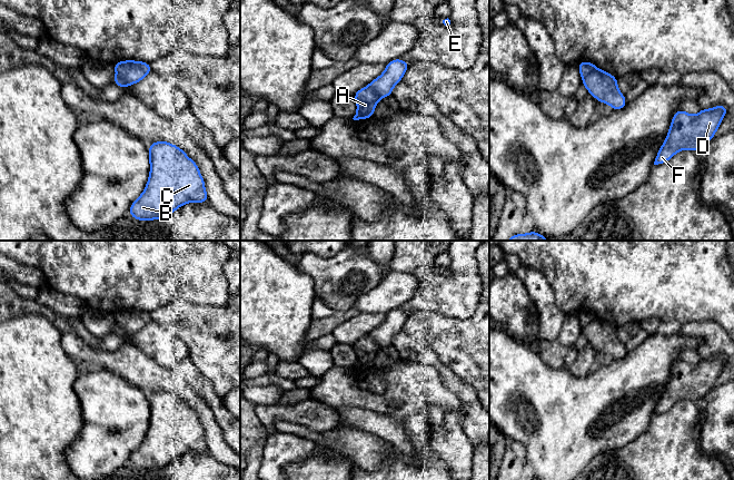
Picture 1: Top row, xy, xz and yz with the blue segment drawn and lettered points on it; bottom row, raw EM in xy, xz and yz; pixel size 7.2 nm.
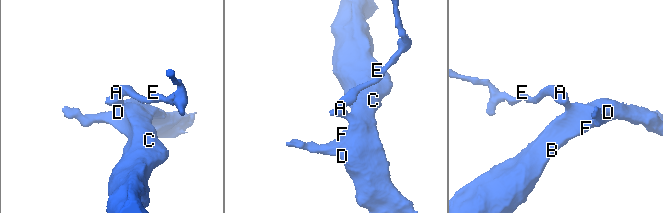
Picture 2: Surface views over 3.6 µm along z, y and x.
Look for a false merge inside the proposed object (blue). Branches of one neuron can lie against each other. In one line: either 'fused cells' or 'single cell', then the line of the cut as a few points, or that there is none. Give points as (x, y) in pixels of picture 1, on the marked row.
fused cells; cut xz (368, 85), (380, 98)

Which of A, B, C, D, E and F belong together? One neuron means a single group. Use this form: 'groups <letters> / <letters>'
groups A B C D F / E

